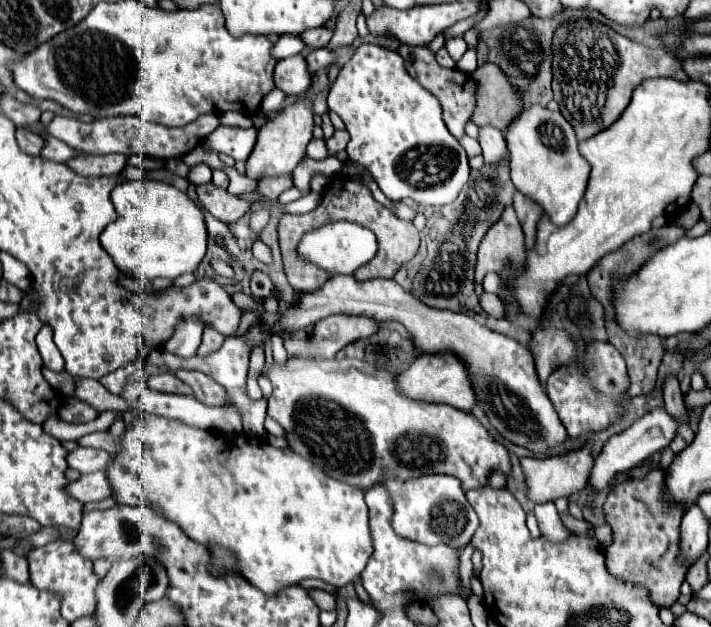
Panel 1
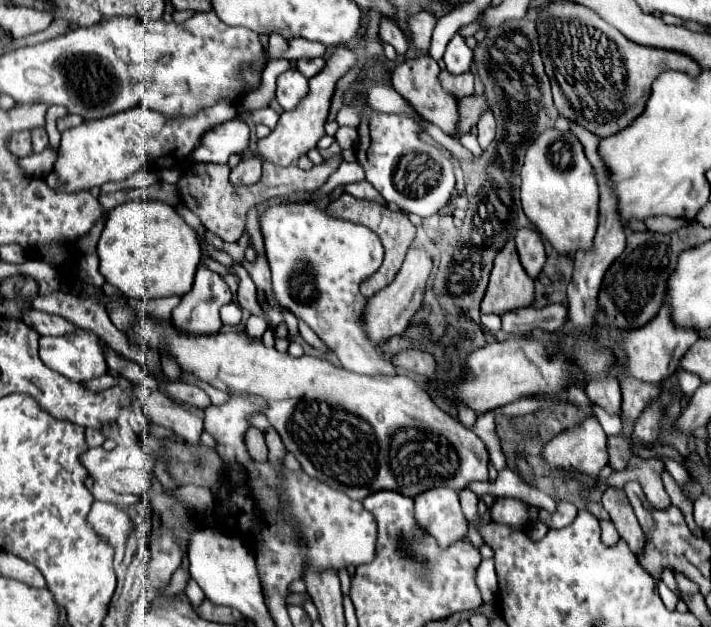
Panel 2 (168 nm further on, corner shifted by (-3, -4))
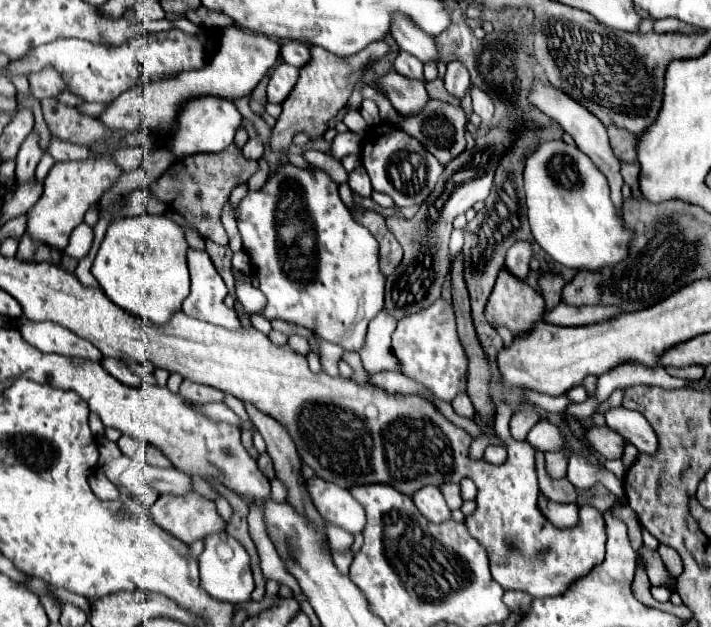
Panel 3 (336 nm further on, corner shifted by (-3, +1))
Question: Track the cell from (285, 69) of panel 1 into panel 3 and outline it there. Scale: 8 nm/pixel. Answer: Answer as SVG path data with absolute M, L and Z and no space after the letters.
M279 64L271 78L269 78L269 86L267 86L267 98L273 104L283 104L285 98L289 96L289 92L295 88L299 80L299 68L291 66L291 64Z

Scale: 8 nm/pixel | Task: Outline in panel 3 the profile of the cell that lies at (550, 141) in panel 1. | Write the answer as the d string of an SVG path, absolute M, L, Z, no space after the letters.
M563 140L543 142L527 158L523 178L533 238L555 262L577 270L599 270L625 258L631 232L615 212L605 176L577 146Z

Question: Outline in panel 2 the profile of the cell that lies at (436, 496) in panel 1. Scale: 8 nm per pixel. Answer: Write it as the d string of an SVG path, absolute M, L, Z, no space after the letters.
M435 487L415 497L417 523L437 539L441 547L467 537L467 519L459 507L457 491Z

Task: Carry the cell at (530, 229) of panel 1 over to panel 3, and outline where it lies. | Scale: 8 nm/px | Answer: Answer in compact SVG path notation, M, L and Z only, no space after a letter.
M515 242L515 246L511 246L511 250L507 250L507 270L511 270L511 274L515 274L517 278L525 278L529 272L529 262L533 258L533 246L529 242Z

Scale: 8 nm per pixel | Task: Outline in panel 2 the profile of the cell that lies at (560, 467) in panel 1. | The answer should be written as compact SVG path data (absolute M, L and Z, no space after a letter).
M587 417L553 437L545 445L545 459L549 465L599 475L609 461L609 453L607 435L597 417Z

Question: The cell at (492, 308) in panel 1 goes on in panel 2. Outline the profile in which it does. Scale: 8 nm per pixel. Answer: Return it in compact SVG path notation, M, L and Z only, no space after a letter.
M547 305L543 309L535 309L535 307L527 307L527 309L515 309L515 311L507 311L501 319L503 319L503 331L509 335L529 335L535 329L543 329L543 331L559 331L561 327L565 327L569 317L569 309L567 305Z

